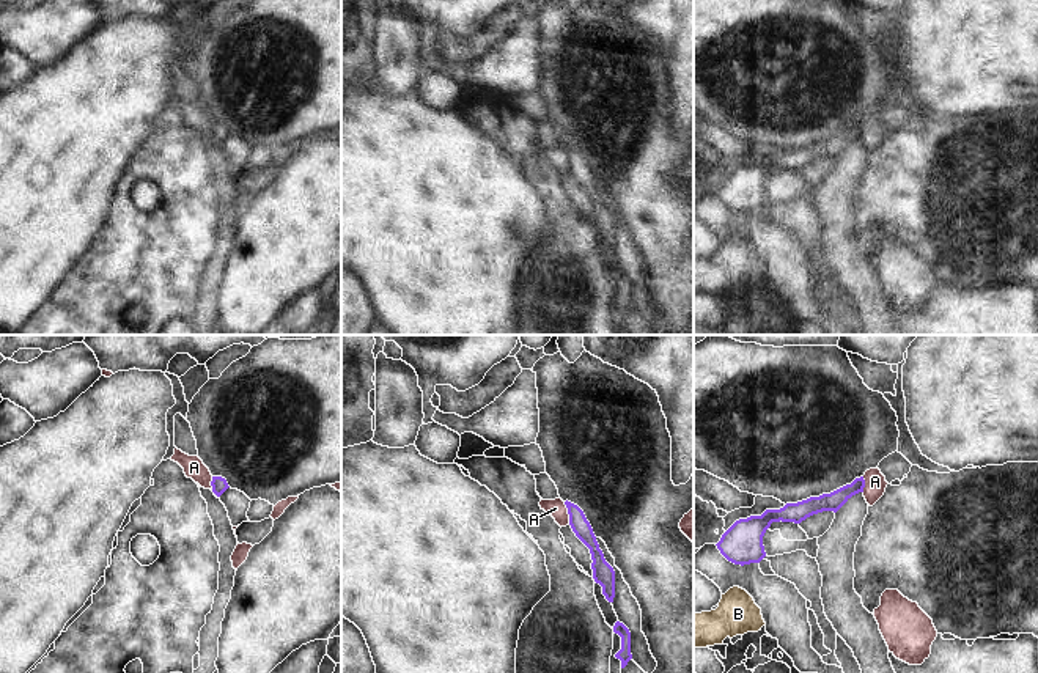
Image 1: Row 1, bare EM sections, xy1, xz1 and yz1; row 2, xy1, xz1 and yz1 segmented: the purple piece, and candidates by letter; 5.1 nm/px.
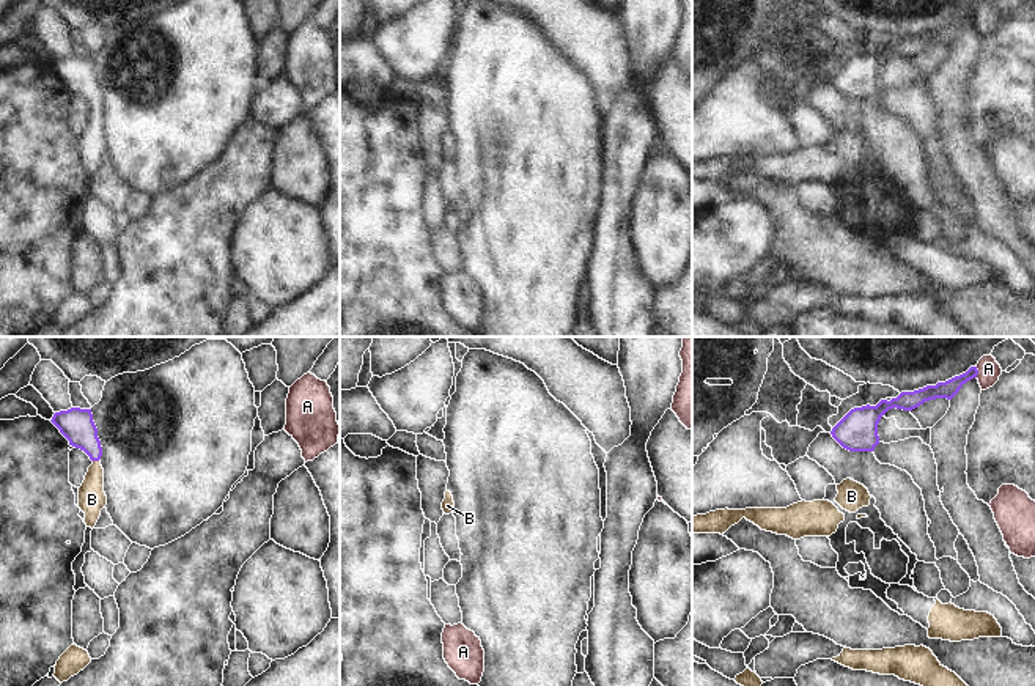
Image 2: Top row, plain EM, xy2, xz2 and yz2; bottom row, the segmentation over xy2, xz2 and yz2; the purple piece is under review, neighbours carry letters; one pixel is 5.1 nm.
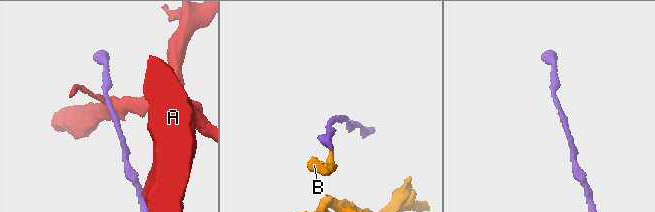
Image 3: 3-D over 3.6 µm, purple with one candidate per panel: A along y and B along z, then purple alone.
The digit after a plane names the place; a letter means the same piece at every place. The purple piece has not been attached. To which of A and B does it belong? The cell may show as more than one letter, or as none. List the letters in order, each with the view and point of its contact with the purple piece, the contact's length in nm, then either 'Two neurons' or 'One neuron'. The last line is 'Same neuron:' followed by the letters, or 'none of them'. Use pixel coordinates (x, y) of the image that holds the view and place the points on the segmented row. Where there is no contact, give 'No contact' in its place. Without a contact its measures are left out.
A: Touches purple at xz1 (568, 513). Shared border 120 nm. Two neurons
B: Touches purple at xy2 (96, 460). Shared border 30 nm. One neuron
Same neuron: B

